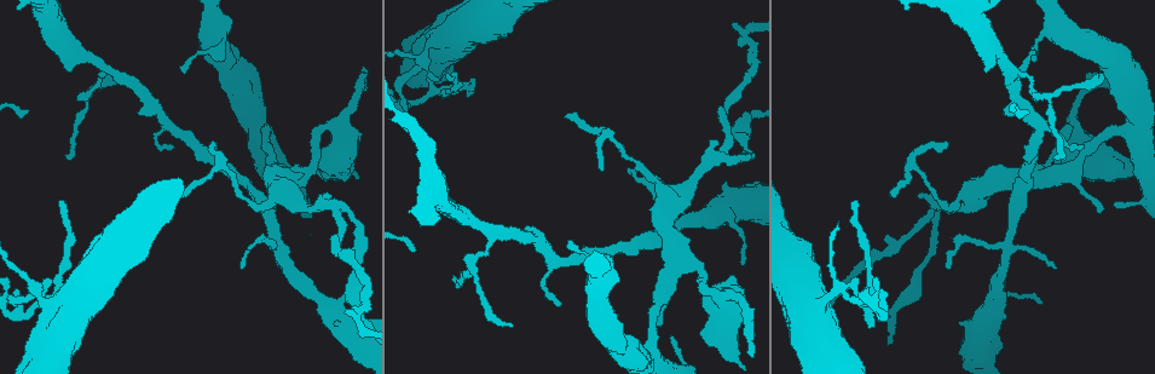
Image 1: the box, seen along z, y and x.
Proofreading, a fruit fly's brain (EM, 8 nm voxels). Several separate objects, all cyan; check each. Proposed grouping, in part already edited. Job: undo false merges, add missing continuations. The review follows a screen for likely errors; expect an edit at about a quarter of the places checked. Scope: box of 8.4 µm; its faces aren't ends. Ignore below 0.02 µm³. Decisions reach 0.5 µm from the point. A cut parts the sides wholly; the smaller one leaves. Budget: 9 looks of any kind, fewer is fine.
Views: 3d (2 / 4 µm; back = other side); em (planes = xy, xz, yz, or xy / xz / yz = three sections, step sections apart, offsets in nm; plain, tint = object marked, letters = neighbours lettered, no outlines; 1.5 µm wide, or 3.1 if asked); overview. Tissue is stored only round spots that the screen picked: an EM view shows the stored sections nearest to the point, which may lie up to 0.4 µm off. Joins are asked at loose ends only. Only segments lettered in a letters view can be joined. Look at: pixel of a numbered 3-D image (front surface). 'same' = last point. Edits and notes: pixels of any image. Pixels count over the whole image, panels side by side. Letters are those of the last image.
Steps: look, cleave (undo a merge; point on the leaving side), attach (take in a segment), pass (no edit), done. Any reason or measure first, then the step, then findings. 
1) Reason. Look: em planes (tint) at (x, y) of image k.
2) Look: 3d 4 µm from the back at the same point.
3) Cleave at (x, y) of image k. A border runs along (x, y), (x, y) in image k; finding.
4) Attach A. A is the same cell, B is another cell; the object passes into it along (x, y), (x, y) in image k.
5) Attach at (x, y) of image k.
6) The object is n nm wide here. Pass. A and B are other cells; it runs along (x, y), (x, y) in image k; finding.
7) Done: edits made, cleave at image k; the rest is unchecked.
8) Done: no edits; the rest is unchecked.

Arms part here. Look: 3d 2 µm at (935, 210) of image 1.

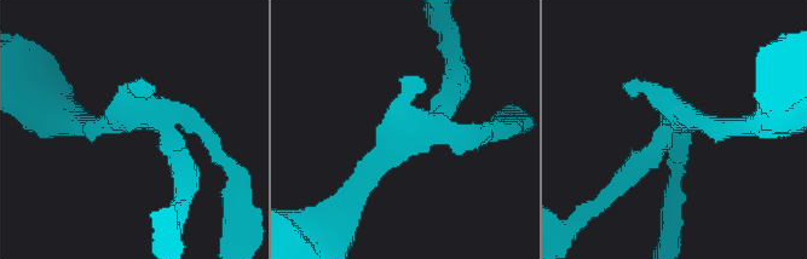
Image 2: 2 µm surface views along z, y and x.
Shape alone is not enough. Look: em planes (letters) at (169, 126) of image 2.

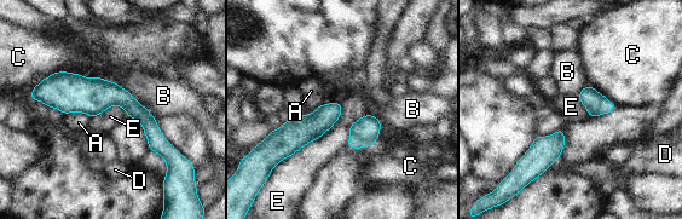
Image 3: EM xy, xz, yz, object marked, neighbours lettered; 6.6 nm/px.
3 arms meet here. Pass. A, B, C, D and E are other cells; one neuron here.

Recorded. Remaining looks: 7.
Branch stops here. Look: 3d 2 µm at (874, 327) of image 1.

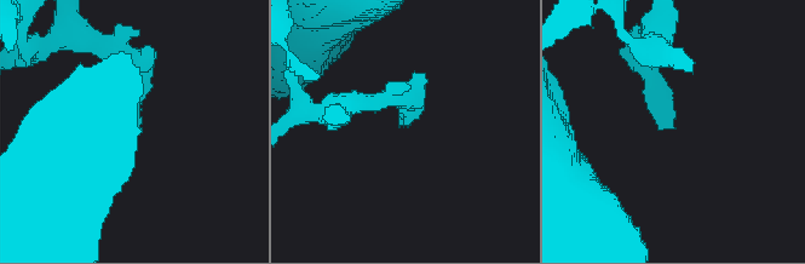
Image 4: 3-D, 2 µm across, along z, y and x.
Look: em yz step 4 (tint) at (671, 129) of image 4.

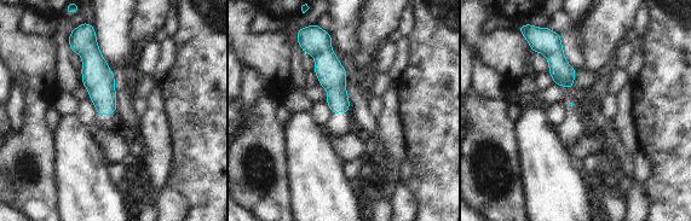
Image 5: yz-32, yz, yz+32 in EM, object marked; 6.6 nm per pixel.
Cut it another way. Look: em xy step 4 (letters) at the same point.

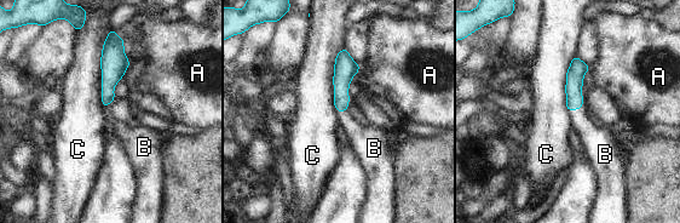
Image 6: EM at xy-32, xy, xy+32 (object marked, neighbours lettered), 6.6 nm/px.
Attach B. B is the same cell, A and C are other cells; the object passes into it along (575, 73), (576, 108), (594, 139) in image 6; the neuron continues.

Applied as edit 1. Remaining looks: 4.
Thin end. Look: 3d 4 µm at (448, 75) of image 1.

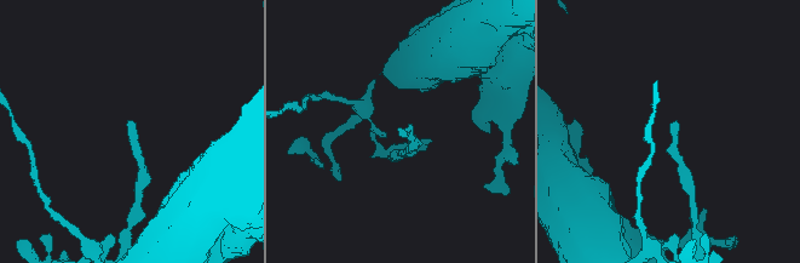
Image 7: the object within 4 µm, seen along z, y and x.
Need the tissue. Look: em xy step 4 (plain) at (671, 124) of image 7.

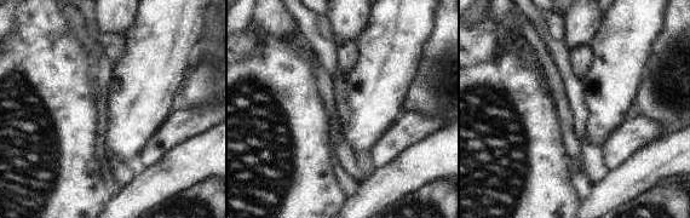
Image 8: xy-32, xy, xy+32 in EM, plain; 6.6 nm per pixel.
Look: em xy step 4 (letters) at the same point.

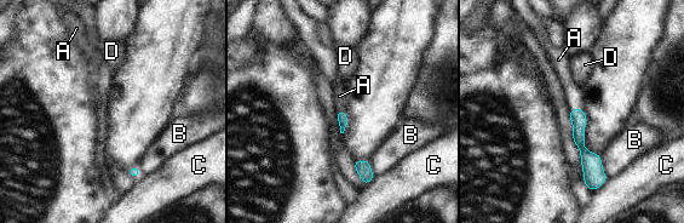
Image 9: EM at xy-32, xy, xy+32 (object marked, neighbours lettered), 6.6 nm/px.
The longest contact is with B, 160 nm. Attach A. A is the same cell, B, C and D are other cells; the object passes into it along (578, 116), (575, 109), (573, 95) in image 9; it goes on there.

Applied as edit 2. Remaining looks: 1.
Sharp bend. Look: em planes (letters) at (1058, 94) of image 1.

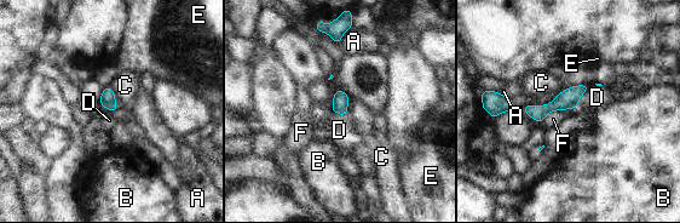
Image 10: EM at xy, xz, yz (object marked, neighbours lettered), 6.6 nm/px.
The object is 100 nm wide here. Pass. A, B, C, D, E and F are other cells; a border runs along (589, 85), (574, 108) in image 10; all the same neuron.

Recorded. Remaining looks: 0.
Done: edits made, attach at image 6, attach at image 9; the rest is unchecked.

